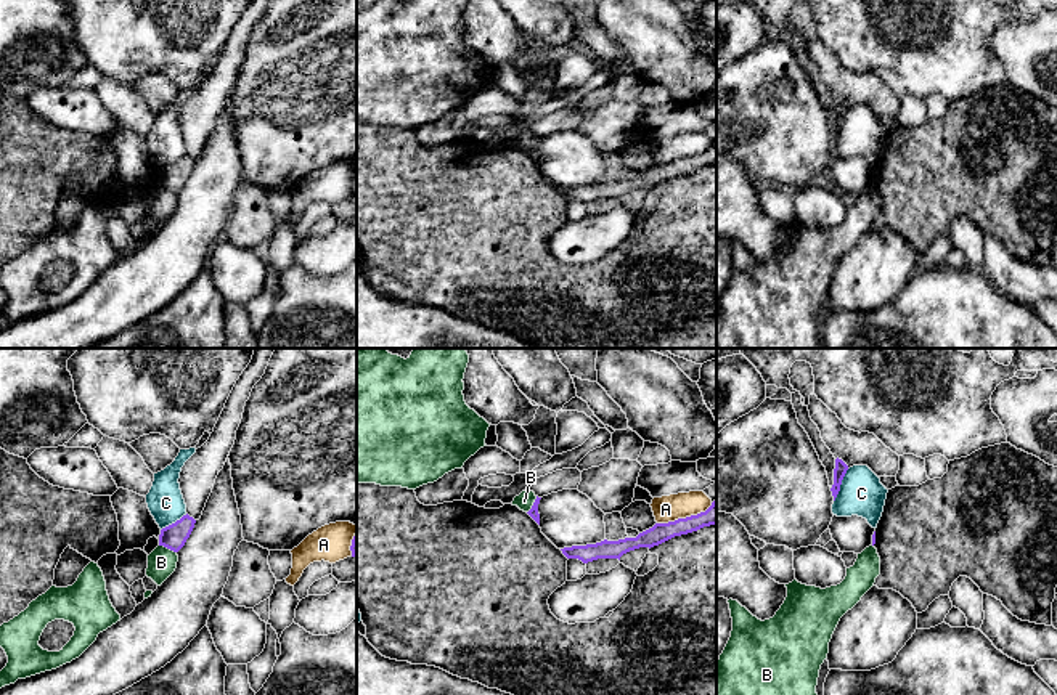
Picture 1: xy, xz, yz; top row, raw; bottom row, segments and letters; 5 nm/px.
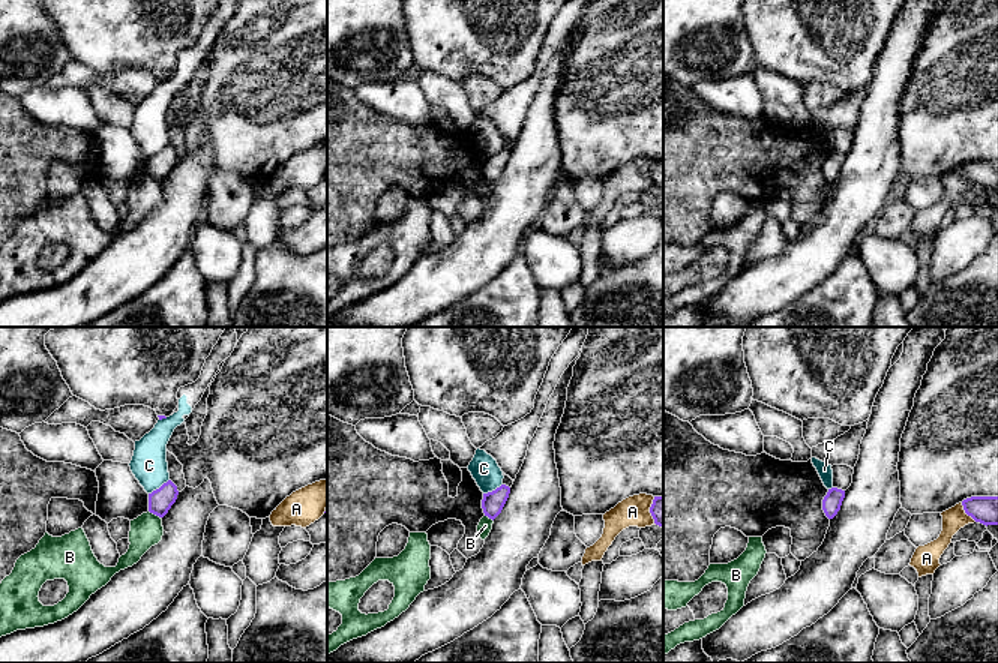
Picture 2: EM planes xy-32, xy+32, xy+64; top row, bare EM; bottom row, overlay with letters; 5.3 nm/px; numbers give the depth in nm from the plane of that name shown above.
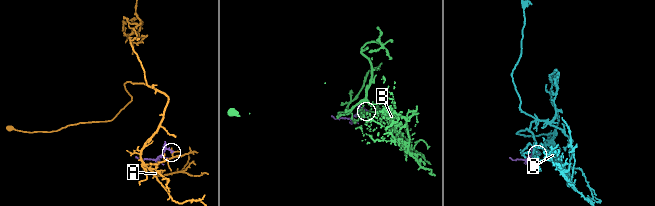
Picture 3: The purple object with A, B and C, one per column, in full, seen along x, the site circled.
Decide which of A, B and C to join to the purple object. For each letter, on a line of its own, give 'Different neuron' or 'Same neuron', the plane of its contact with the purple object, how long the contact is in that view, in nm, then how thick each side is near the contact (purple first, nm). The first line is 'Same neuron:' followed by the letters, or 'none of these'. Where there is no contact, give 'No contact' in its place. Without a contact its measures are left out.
Same neuron: none of these
A: Different neuron. Touches purple in xz. Shared border 300 nm. Thickness 100 nm (purple) against 130 nm
B: Different neuron. Touches purple in xy. Shared border 100 nm. Thickness 130 nm (purple) against 140 nm
C: Different neuron. Touches purple in yz. Shared border 180 nm. Thickness 70 nm (purple) against 220 nm

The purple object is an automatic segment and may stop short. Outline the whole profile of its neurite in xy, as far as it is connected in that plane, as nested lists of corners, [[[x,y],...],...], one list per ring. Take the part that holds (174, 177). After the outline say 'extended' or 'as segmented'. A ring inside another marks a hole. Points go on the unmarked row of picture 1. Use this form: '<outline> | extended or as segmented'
[[[186,154],[175,164],[162,169],[159,175],[159,186],[178,193],[185,186],[186,180],[190,178],[194,164],[196,161]]] | as segmented

